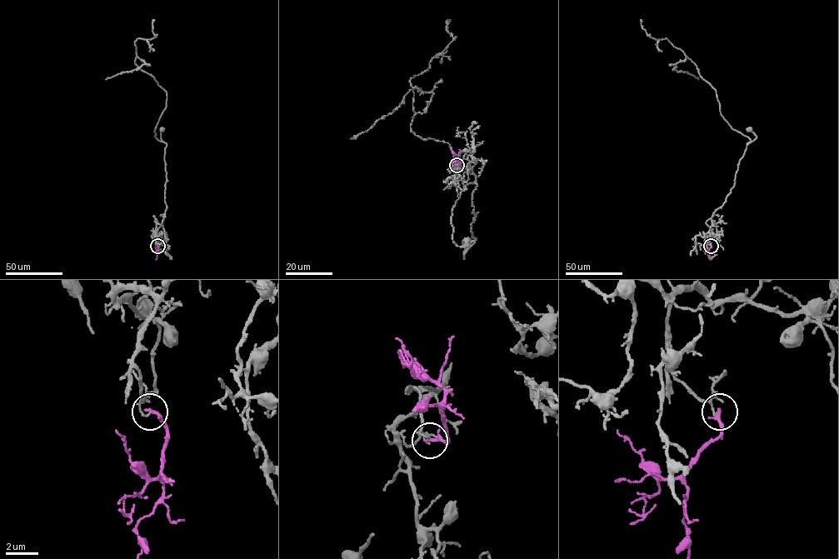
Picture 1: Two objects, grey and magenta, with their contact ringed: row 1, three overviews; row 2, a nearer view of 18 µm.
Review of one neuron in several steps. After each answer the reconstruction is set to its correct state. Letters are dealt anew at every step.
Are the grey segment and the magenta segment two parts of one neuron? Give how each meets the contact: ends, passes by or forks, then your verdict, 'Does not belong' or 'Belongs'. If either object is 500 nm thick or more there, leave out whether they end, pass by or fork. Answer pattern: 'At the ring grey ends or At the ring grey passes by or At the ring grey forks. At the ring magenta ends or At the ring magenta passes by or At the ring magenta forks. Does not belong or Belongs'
At the ring grey ends. At the ring magenta ends. Does not belong

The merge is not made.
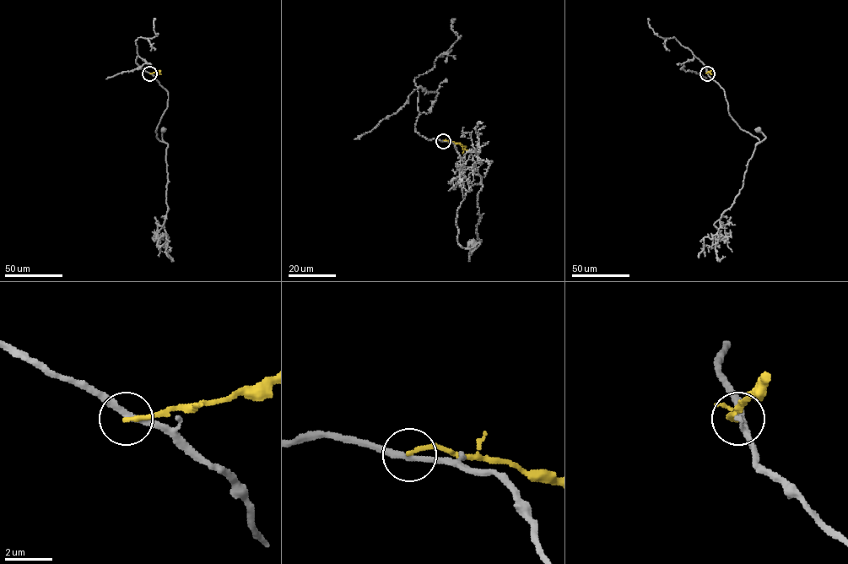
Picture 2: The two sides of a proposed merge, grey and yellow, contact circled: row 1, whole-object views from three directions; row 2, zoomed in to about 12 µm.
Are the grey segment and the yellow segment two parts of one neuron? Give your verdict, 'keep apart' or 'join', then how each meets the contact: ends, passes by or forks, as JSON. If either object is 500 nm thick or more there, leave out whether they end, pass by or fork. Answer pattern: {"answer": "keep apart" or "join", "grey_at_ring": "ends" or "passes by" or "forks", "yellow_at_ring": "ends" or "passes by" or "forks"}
{"answer": "keep apart", "grey_at_ring": "passes by", "yellow_at_ring": "ends"}

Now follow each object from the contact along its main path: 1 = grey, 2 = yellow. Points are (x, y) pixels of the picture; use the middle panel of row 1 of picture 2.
1: (443, 140), (481, 178), (456, 209), (457, 242), (465, 248), (480, 242), (469, 261), (471, 244)
2: (443, 140), (461, 143), (465, 148), (462, 153)

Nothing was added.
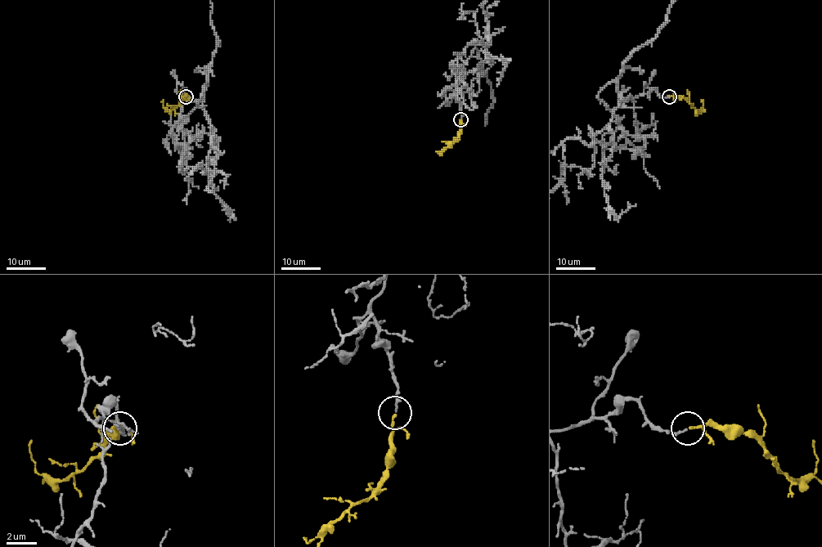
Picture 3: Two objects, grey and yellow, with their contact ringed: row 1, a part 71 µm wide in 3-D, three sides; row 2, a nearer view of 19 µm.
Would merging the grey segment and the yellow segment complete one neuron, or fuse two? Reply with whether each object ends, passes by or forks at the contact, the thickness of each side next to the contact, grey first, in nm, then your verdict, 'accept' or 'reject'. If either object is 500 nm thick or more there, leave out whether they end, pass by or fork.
grey ends | yellow passes by | 150/120 nm | accept

